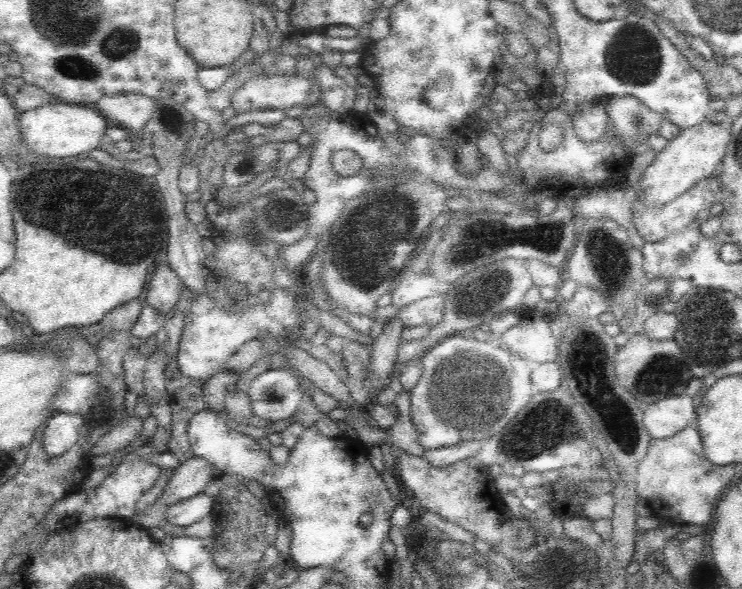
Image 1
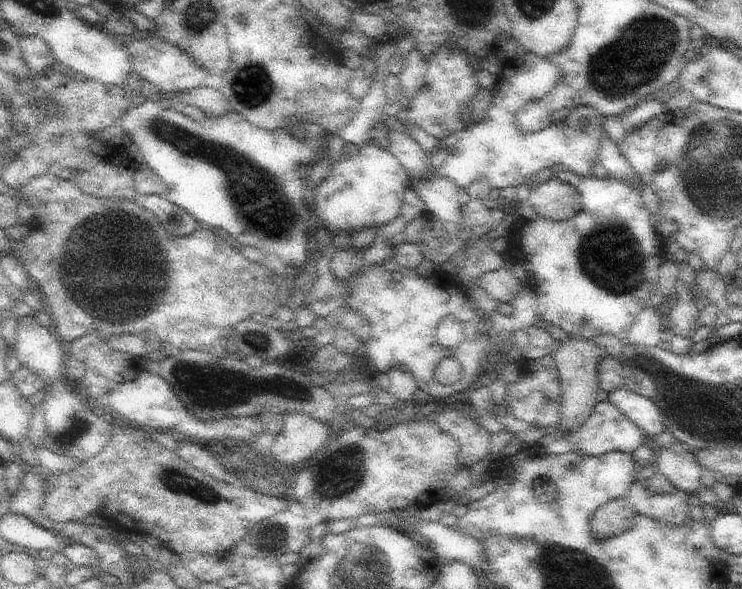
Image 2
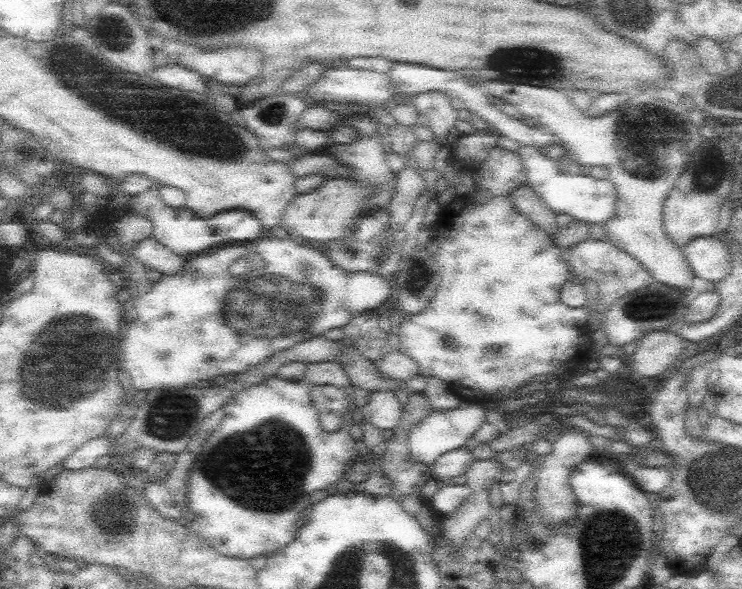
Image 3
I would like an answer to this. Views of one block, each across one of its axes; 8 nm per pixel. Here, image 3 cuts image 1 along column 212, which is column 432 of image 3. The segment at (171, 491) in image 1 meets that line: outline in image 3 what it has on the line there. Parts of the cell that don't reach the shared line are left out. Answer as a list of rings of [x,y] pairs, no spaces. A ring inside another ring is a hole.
[[[455,448],[453,452],[445,452],[445,456],[439,456],[435,464],[431,466],[433,480],[441,484],[451,484],[453,478],[465,476],[469,466],[475,462],[471,450],[467,448]]]

